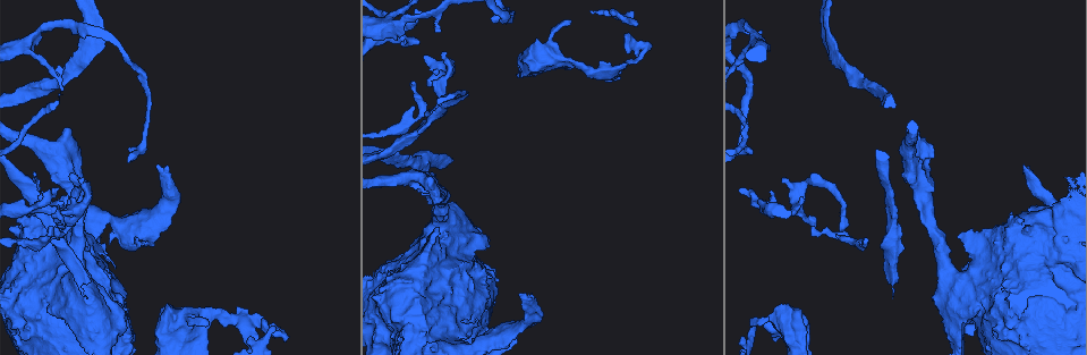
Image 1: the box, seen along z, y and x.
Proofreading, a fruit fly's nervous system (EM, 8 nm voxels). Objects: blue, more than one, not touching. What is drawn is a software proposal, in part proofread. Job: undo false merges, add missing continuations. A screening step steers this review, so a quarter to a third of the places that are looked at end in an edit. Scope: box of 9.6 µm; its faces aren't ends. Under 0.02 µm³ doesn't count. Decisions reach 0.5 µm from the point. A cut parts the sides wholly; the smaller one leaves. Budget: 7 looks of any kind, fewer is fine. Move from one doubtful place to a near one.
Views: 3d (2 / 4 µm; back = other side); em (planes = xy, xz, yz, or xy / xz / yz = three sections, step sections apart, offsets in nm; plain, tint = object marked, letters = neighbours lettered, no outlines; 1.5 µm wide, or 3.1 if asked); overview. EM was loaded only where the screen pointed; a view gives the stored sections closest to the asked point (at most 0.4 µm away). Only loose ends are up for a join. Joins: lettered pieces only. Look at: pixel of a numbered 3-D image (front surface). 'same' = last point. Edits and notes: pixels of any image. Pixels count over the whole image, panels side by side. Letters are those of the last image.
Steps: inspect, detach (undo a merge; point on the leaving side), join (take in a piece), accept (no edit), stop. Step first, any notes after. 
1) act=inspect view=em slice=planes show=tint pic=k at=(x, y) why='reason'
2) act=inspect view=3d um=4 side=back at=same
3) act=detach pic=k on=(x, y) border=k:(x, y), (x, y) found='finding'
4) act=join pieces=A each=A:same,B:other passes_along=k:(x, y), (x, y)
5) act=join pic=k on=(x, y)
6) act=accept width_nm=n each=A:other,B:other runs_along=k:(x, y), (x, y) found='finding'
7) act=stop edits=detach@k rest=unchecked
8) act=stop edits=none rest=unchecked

act=inspect view=em slice=yz step=8 show=plain pic=1 at=(492, 19) why='branch stops here'

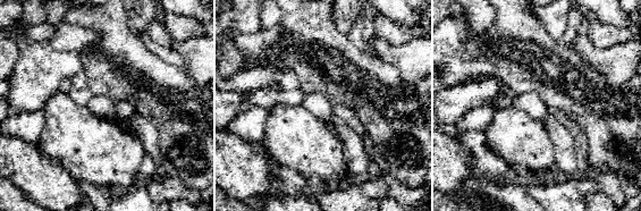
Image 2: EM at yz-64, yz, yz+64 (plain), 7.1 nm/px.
act=inspect view=em slice=yz step=8 show=letters at=same why='what lies round it'

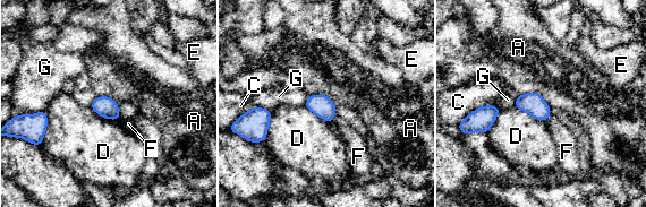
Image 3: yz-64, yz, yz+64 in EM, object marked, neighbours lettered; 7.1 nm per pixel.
act=accept width_nm=150 each=A:other,C:other,D:other,E:other,F:other,G:other border=3:(45, 110), (47, 131), (41, 145) found='no lettered piece goes on from it'

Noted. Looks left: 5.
act=inspect view=em slice=planes show=plain pic=1 at=(782, 178) why='an open end'

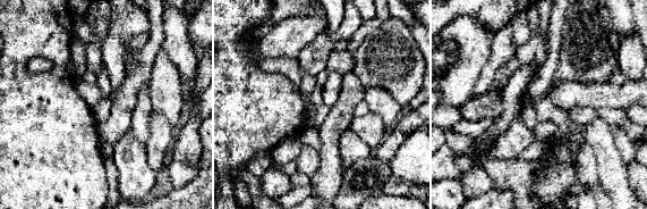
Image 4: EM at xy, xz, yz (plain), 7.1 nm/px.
act=inspect view=em slice=planes show=letters at=same

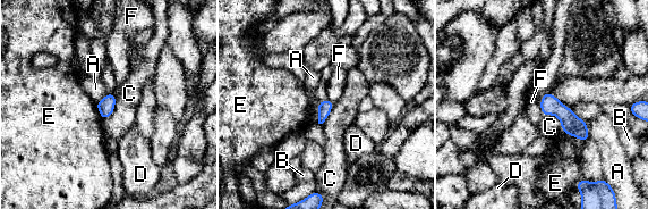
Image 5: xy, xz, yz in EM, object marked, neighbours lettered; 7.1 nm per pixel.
act=accept each=A:other,B:other,C:other,D:other,E:other,F:other runs_along=5:(544, 99), (556, 107), (586, 136) found='no lettered piece goes on from it'

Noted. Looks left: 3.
act=inspect view=em slice=planes show=letters pic=1 at=(909, 162)

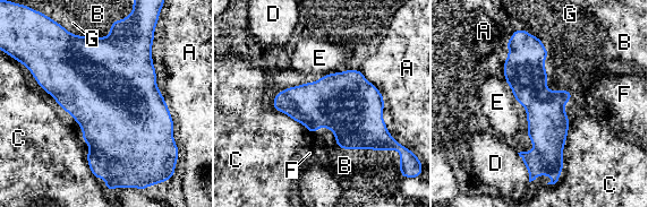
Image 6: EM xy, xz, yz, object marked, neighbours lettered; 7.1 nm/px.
act=accept width_nm=280 each=A:other,B:other,C:other,D:other,E:other,F:other,G:other found='one neuron here'

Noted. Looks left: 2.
act=stop edits=none rest=unchecked

